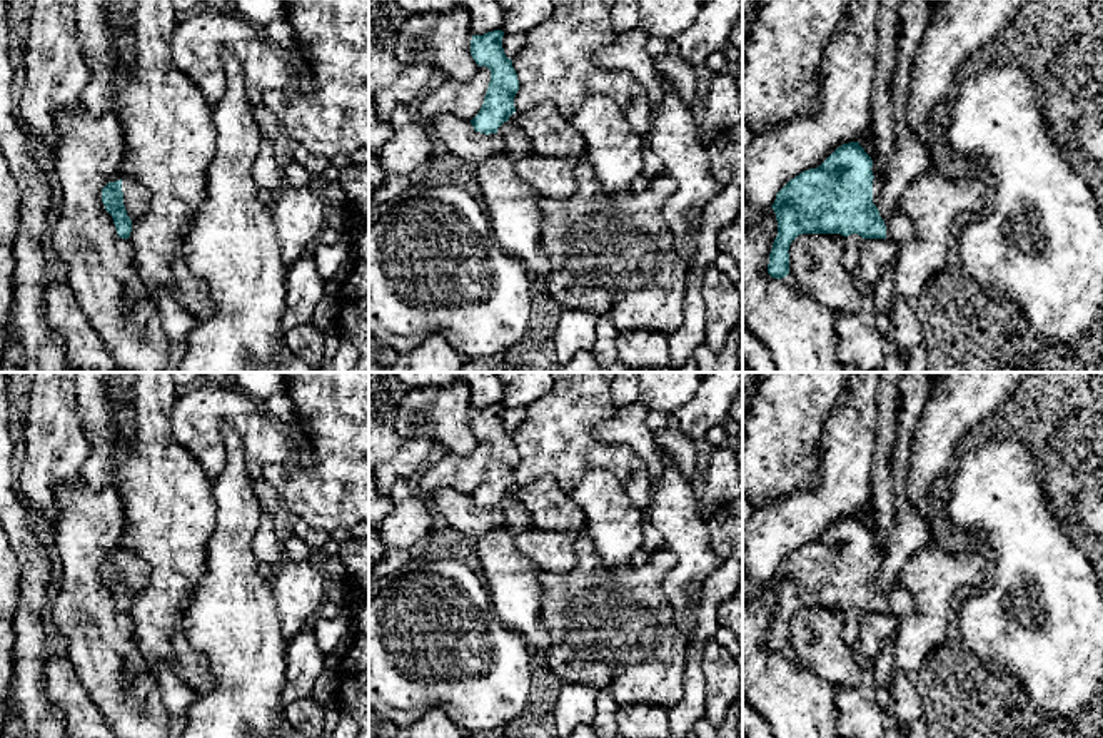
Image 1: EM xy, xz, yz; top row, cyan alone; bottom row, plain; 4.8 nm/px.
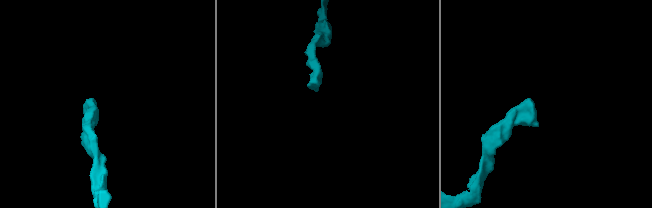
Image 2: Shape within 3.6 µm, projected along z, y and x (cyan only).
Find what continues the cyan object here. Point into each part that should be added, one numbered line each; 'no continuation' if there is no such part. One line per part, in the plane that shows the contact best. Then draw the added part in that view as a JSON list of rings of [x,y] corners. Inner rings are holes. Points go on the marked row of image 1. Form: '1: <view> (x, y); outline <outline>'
1: xy (135, 197); outline [[[130,177],[122,179],[123,205],[127,215],[135,222],[149,207],[147,189]]]

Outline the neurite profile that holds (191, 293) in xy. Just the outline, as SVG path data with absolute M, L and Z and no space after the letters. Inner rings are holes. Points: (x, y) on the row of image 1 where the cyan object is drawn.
M182 255L172 262L174 287L170 296L192 317L205 319L212 314L212 299L205 281L199 279Z

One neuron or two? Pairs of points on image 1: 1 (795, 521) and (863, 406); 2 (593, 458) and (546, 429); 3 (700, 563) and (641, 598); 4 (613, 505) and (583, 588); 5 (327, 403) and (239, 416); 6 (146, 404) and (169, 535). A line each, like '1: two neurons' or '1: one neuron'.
1: one neuron
2: one neuron
3: two neurons
4: two neurons
5: two neurons
6: one neuron

